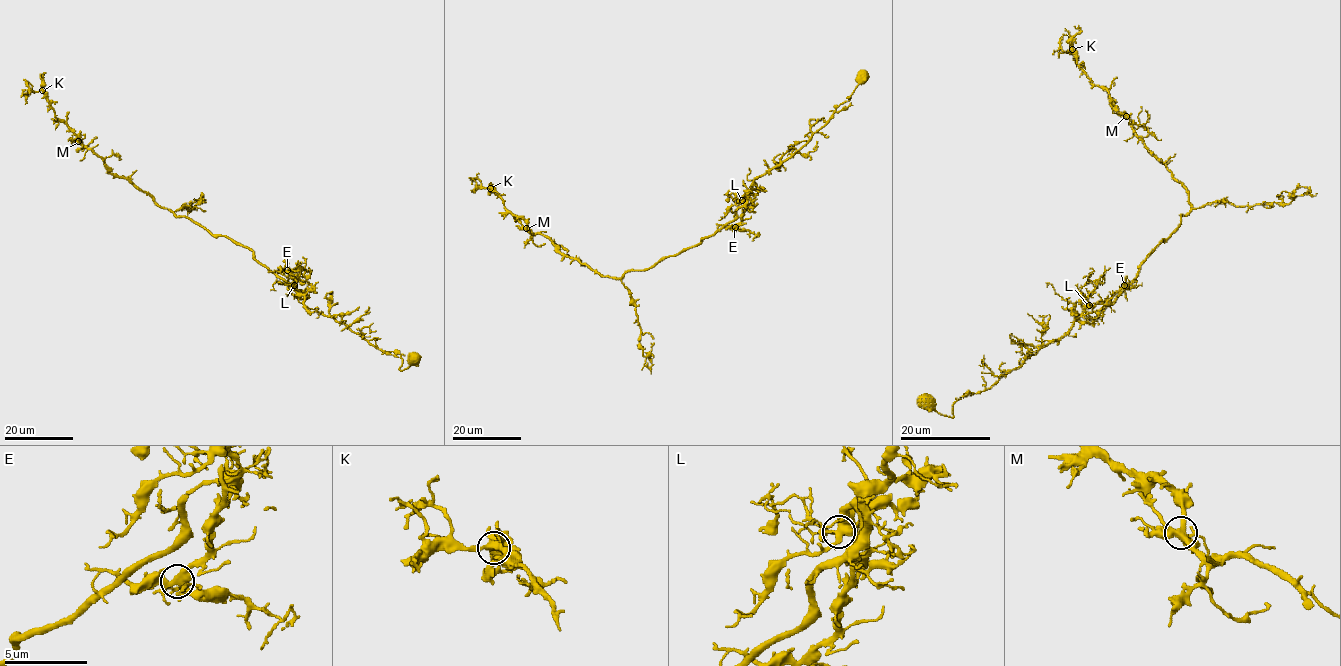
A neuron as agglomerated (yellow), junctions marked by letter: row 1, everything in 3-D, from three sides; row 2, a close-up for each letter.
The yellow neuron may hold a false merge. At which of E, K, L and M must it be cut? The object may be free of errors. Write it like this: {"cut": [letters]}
{"cut": []}

